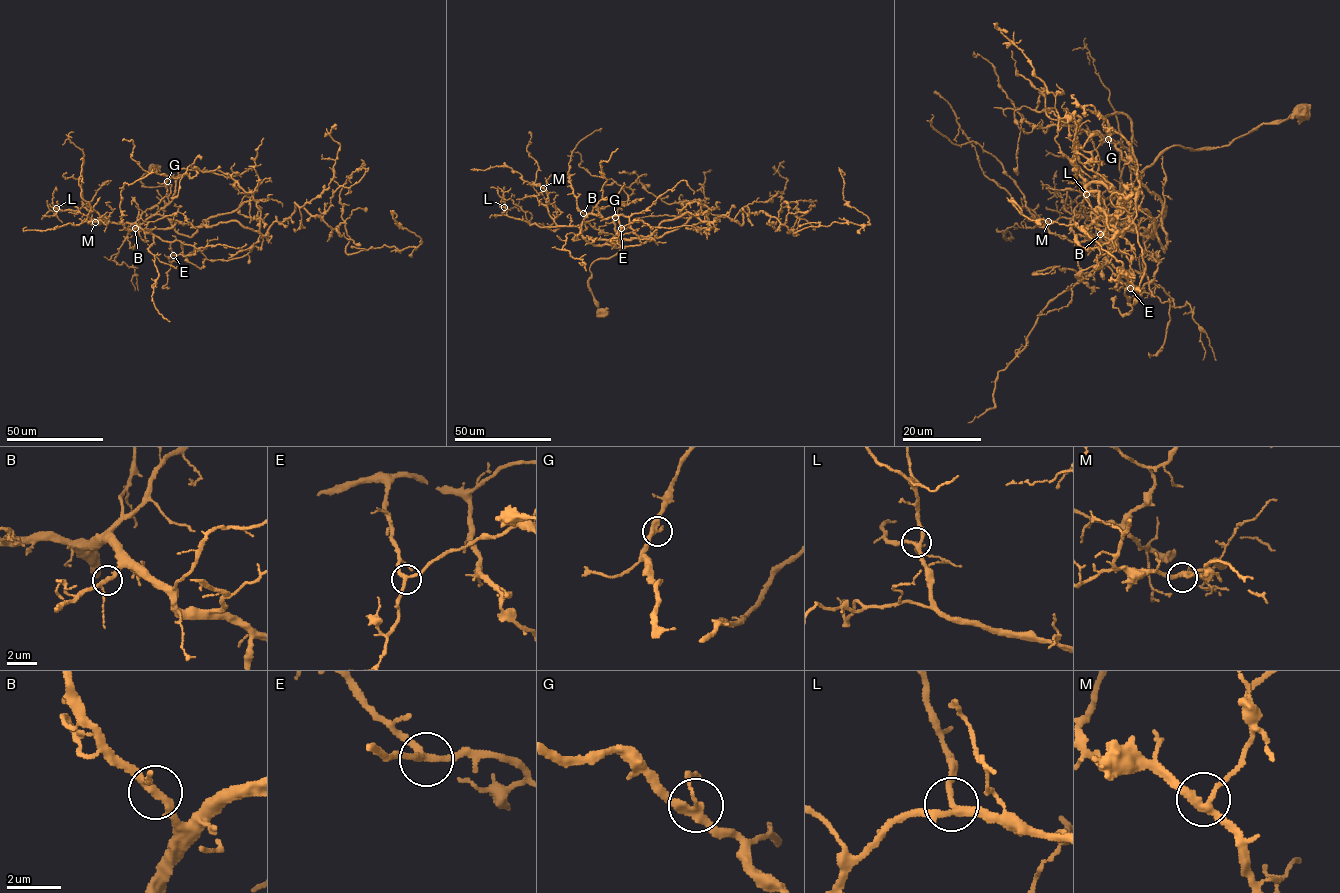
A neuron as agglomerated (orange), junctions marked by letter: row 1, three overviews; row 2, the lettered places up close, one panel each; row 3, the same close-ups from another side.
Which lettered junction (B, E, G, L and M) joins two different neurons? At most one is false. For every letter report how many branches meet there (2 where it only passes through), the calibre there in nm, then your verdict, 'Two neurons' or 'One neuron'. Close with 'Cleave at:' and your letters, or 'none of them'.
B: Branches: 3. Thickness 240 nm. One neuron
E: Branches: 3. Thickness 240 nm. One neuron
G: Branches: 3. Thickness 280 nm. One neuron
L: Branches: 3. Thickness 240 nm. One neuron
M: Branches: 3. Thickness 240 nm. One neuron
Cleave at: none of them

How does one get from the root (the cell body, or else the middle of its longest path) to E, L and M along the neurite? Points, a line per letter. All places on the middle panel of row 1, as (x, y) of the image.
E: (601, 311), (588, 285), (589, 268), (614, 256), (618, 240), (584, 218), (589, 213), (617, 215), (621, 228)
L: (601, 311), (588, 285), (589, 268), (614, 256), (618, 240), (588, 222), (530, 224), (509, 217), (504, 207)
M: (601, 311), (588, 285), (589, 268), (614, 256), (618, 240), (588, 222), (558, 225), (543, 188)

